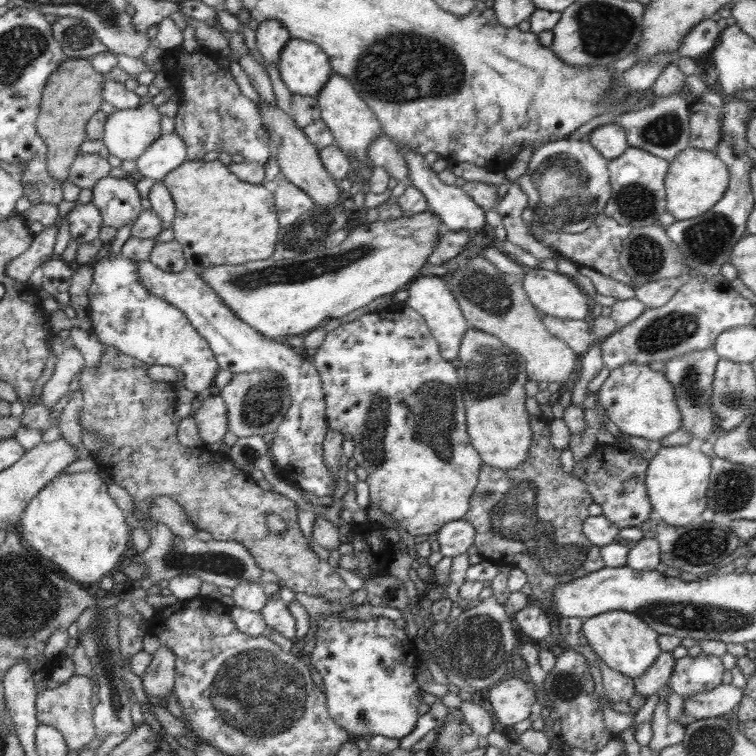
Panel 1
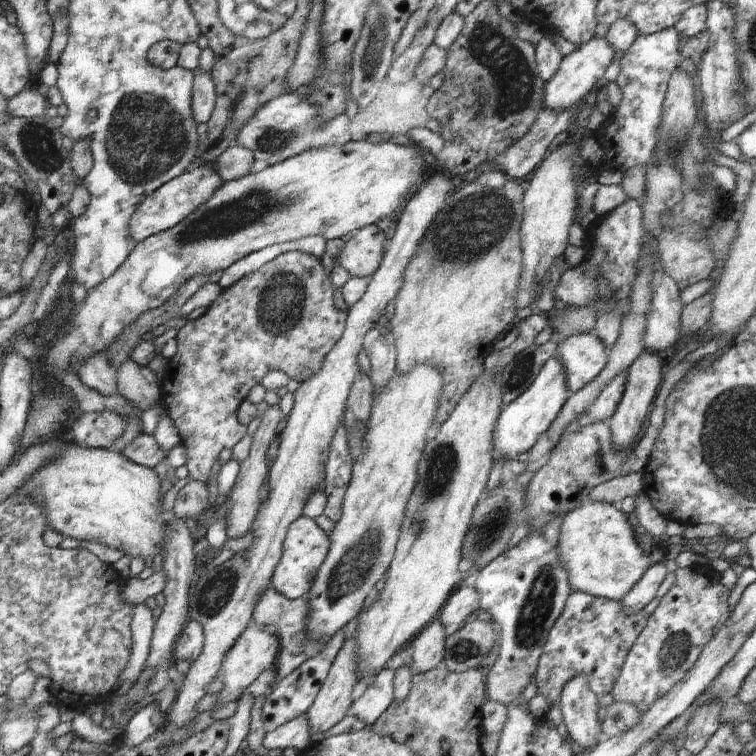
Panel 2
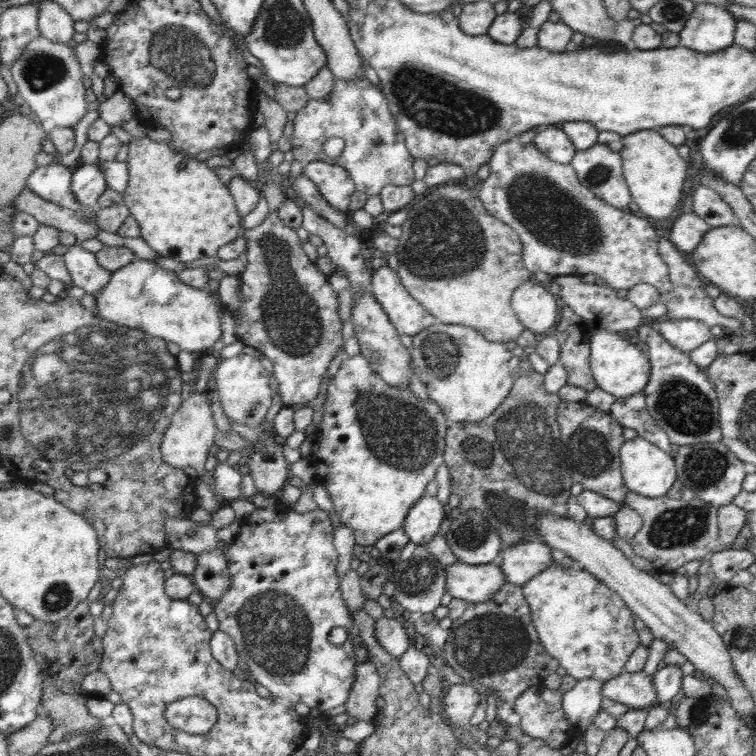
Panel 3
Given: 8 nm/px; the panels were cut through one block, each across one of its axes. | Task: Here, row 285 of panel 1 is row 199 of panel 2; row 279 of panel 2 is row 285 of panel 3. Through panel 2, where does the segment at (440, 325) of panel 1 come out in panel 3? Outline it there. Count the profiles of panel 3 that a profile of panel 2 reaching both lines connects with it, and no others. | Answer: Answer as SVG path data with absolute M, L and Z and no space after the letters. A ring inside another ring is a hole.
M388 265L372 268L369 290L378 299L399 335L414 336L438 322L410 295L395 270Z

